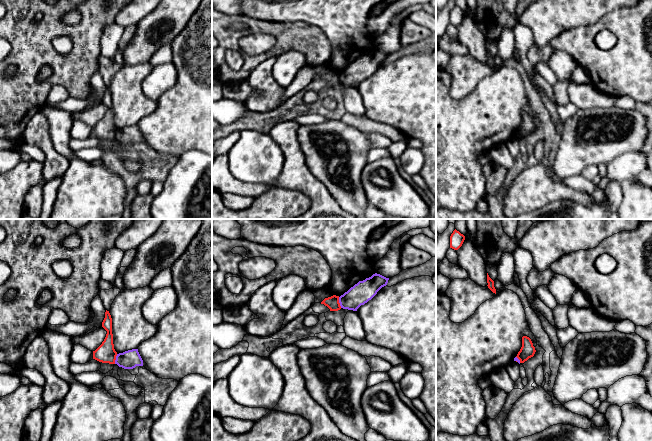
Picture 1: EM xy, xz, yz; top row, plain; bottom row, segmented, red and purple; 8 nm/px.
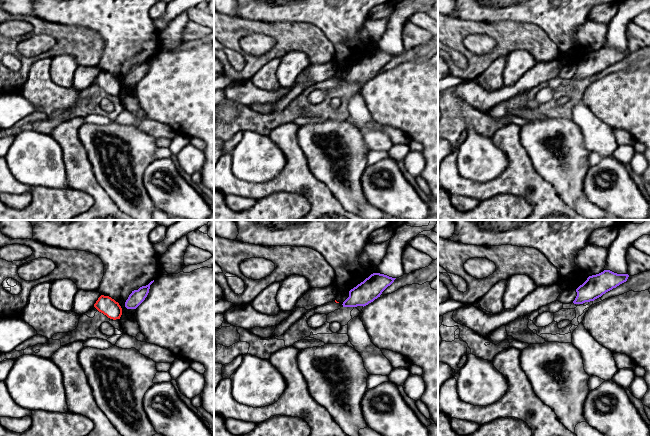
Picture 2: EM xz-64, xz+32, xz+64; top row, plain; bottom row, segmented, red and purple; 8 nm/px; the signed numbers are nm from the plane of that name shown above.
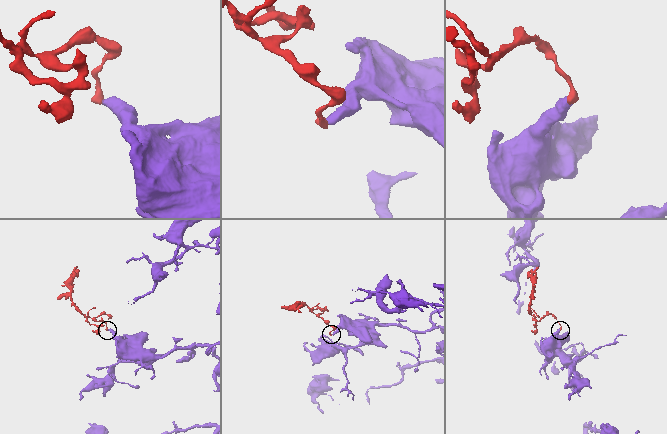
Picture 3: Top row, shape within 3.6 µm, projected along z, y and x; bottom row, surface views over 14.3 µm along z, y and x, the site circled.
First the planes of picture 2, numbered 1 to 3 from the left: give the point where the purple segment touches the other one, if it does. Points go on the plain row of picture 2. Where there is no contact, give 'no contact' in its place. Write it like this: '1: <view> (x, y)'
1: no contact
2: no contact
3: no contact

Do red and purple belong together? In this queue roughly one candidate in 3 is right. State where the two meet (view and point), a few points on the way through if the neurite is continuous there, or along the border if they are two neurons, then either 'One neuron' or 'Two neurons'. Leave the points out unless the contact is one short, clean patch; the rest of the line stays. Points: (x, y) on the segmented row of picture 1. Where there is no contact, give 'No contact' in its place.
Touches red at xz (338, 302). Boundary: xz (338, 297), (341, 307). Two neurons

